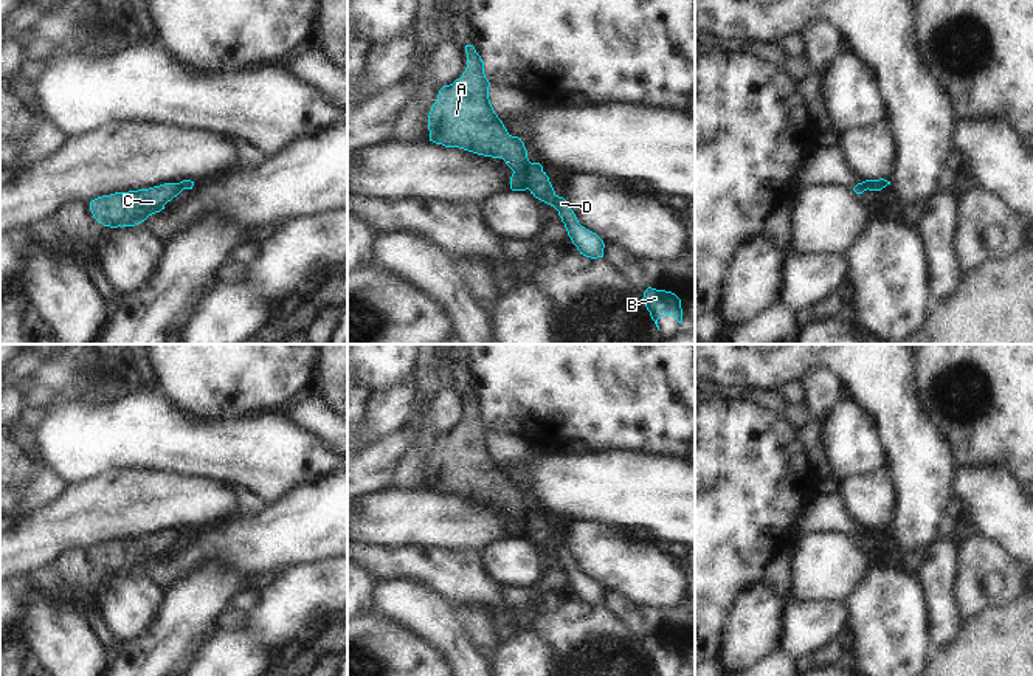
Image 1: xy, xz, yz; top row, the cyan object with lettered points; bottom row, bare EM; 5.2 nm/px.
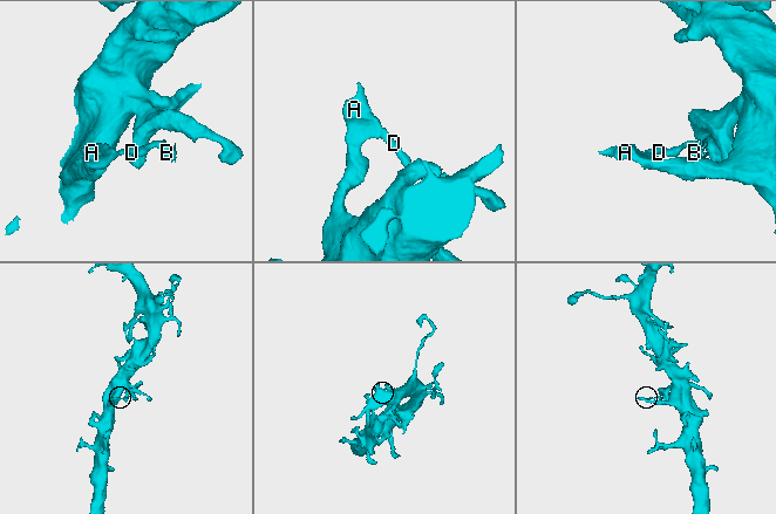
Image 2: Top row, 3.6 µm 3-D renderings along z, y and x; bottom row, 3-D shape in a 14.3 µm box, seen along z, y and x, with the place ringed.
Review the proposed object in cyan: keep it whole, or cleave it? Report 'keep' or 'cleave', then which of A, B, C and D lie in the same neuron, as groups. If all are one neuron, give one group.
cleave; groups A C / B D

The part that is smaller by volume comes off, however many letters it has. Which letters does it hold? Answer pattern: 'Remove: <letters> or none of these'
Remove: B, D

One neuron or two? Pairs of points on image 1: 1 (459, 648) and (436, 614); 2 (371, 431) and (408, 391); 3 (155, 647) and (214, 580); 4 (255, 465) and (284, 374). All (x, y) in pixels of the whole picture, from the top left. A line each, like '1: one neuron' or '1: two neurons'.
1: one neuron
2: one neuron
3: one neuron
4: two neurons

